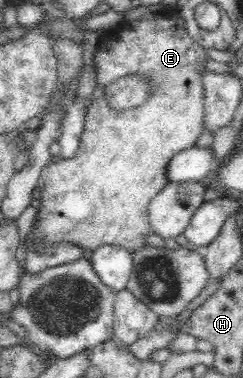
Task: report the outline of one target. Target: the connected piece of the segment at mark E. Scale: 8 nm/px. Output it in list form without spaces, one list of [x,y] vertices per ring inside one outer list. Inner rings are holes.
[[[182,18],[160,20],[136,20],[134,26],[126,30],[126,42],[98,40],[96,53],[92,56],[93,70],[96,72],[96,86],[86,102],[84,130],[76,156],[62,159],[56,164],[42,169],[38,187],[38,213],[30,232],[24,238],[24,248],[40,250],[38,244],[54,246],[60,242],[70,242],[84,250],[96,250],[102,245],[116,245],[129,250],[152,252],[146,238],[152,233],[148,223],[149,204],[167,184],[166,165],[174,154],[194,146],[204,128],[204,87],[201,70],[204,66],[205,50],[198,45],[184,28]],[[139,74],[153,78],[155,92],[147,104],[134,111],[114,111],[107,107],[104,88],[122,76]]]

